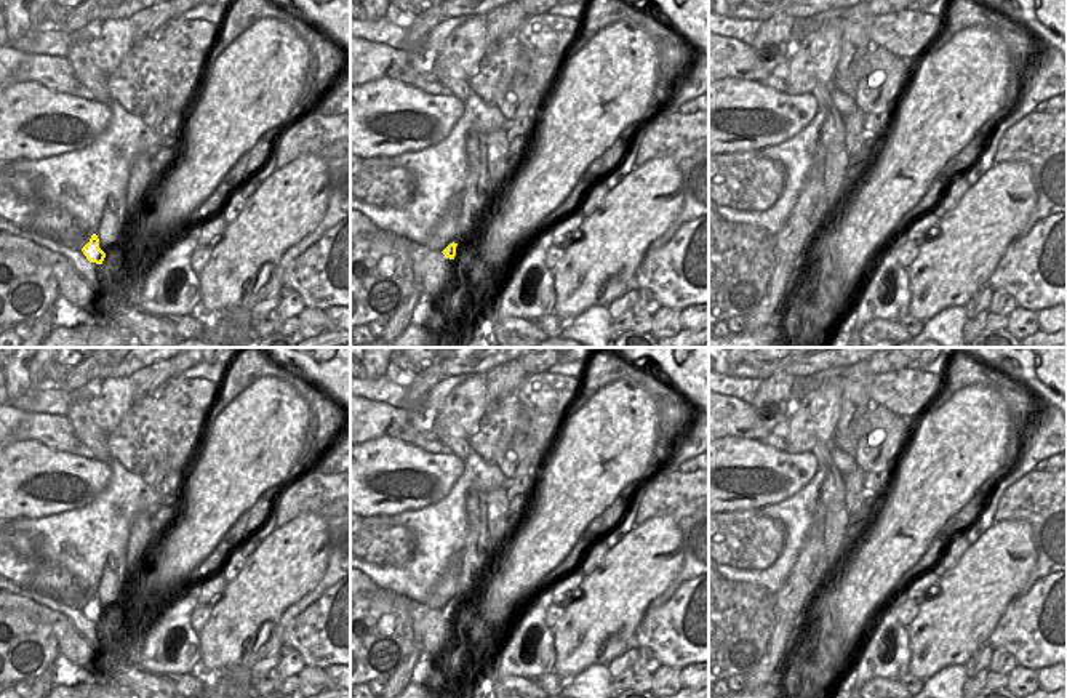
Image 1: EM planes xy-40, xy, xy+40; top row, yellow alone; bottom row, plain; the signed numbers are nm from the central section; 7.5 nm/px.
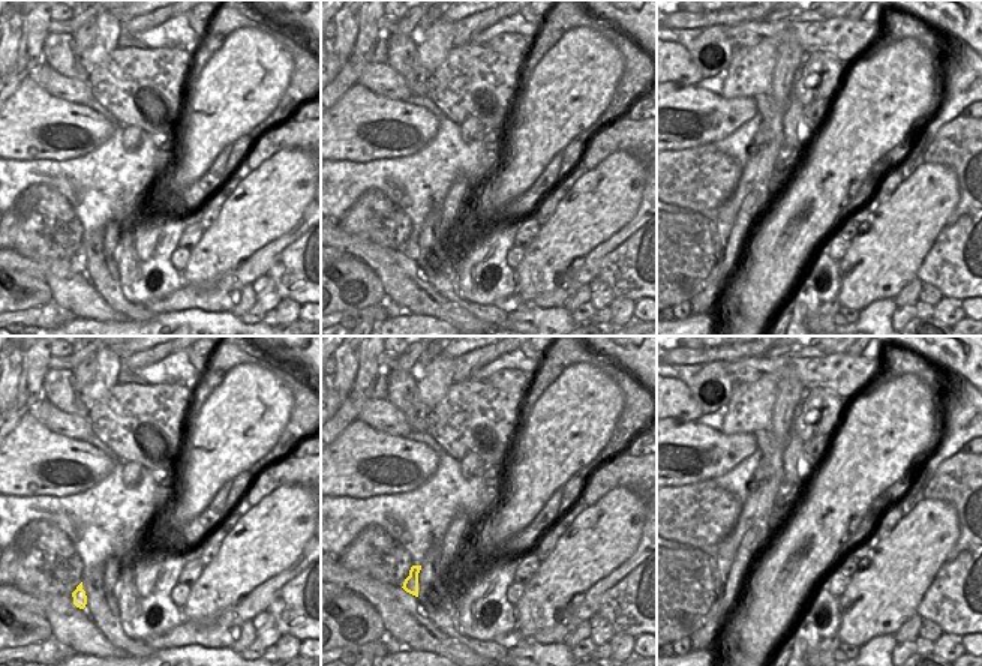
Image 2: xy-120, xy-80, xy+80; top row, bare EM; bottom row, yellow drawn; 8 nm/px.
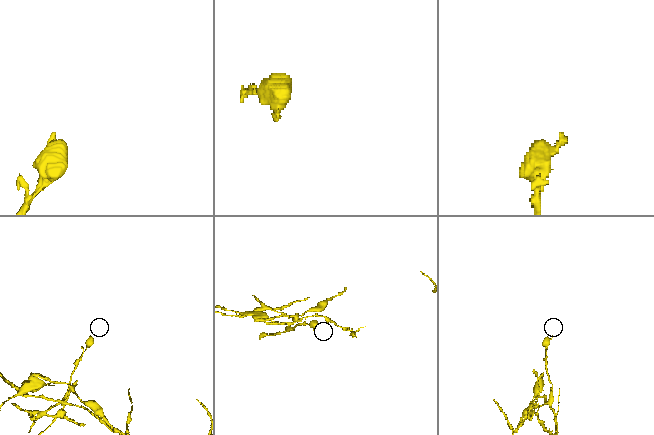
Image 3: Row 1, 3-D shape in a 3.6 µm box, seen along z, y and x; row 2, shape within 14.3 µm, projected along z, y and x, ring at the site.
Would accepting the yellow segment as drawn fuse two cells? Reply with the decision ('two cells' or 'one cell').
two cells

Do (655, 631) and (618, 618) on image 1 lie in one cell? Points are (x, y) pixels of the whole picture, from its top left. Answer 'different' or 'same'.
different

